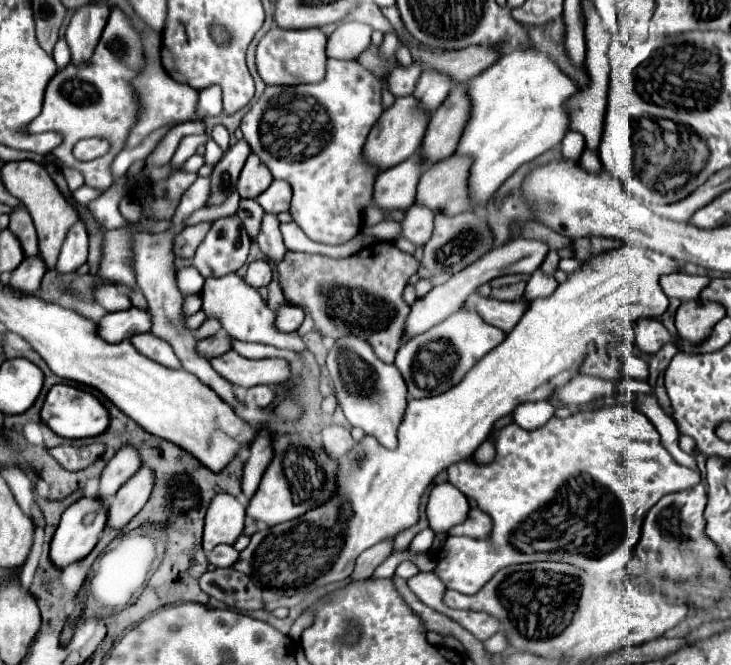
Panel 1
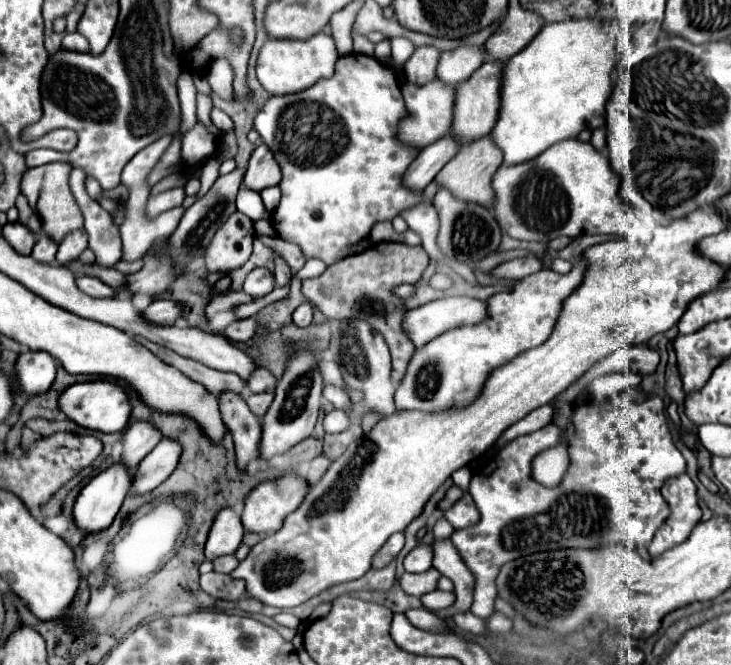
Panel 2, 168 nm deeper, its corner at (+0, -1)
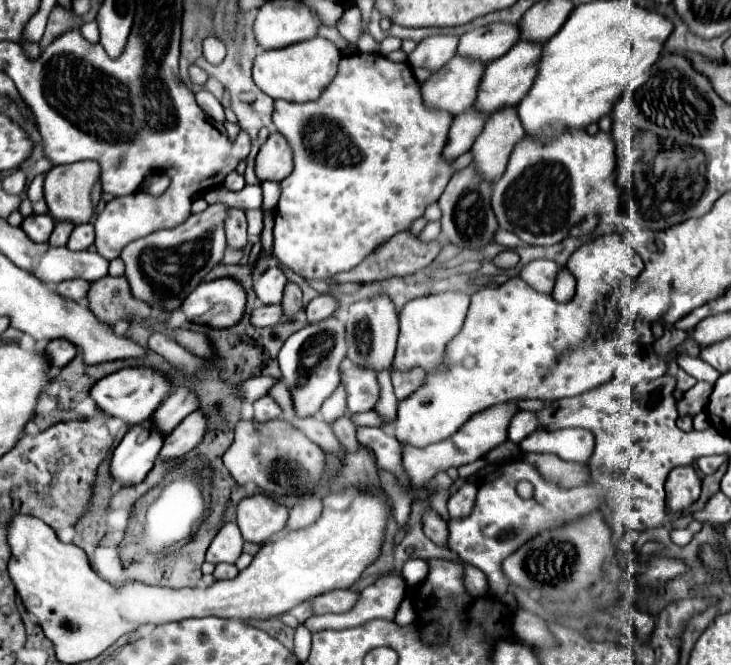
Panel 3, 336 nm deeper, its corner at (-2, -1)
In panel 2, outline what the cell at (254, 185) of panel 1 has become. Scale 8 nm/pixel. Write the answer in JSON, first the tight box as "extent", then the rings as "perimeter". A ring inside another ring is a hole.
{"extent":[242,145,282,193],"perimeter":[[[258,145],[248,161],[248,169],[246,169],[242,185],[246,189],[260,193],[266,187],[278,185],[280,179],[282,179],[280,167],[278,167],[274,155],[270,153],[270,149],[266,145]]]}

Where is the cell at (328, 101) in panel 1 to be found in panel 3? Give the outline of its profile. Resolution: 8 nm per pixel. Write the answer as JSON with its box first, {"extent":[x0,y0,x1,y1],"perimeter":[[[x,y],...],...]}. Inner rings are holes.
{"extent":[272,51,454,279],"perimeter":[[[358,51],[358,55],[346,55],[340,59],[340,67],[338,67],[338,75],[334,77],[334,81],[324,89],[324,93],[320,95],[320,99],[316,101],[308,101],[308,103],[290,103],[290,101],[274,101],[274,127],[288,137],[292,149],[294,149],[294,171],[290,173],[290,177],[280,181],[280,201],[276,205],[274,211],[274,245],[272,251],[274,255],[294,273],[302,275],[304,279],[330,279],[342,271],[350,271],[352,267],[360,265],[370,253],[374,253],[382,243],[386,243],[388,239],[392,239],[396,233],[400,231],[408,231],[410,225],[420,219],[426,211],[426,207],[434,201],[440,199],[444,187],[448,185],[450,177],[454,175],[454,161],[444,159],[442,151],[448,139],[448,129],[452,123],[452,115],[448,111],[438,111],[438,109],[430,109],[424,105],[422,93],[420,93],[420,83],[412,73],[412,67],[408,63],[394,63],[390,59],[386,59],[382,53],[362,53]]]}

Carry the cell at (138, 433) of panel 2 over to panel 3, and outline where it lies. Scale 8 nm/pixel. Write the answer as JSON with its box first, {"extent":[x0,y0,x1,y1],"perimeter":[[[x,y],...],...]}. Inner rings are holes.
{"extent":[152,385,198,433],"perimeter":[[[182,385],[174,393],[170,393],[168,399],[156,409],[152,421],[156,427],[160,427],[162,433],[170,433],[186,415],[190,415],[196,409],[198,409],[196,393]]]}

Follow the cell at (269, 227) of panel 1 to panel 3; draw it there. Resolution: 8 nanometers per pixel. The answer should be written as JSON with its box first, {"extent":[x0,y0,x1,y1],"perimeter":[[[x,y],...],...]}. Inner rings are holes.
{"extent":[282,283,304,321],"perimeter":[[[288,283],[286,285],[286,291],[284,291],[284,299],[282,299],[282,305],[284,305],[284,313],[290,321],[296,319],[298,313],[304,311],[304,303],[302,303],[302,291],[296,283]]]}

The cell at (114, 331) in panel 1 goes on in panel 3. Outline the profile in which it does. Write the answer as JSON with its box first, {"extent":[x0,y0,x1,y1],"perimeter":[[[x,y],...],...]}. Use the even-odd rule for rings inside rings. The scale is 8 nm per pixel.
{"extent":[180,277,246,329],"perimeter":[[[230,277],[204,281],[186,297],[180,309],[192,323],[226,329],[244,317],[246,289]]]}

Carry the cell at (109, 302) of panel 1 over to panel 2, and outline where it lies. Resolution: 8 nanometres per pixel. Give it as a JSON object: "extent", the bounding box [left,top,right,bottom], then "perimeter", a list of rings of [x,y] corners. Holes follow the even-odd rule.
{"extent":[76,275,118,297],"perimeter":[[[80,275],[76,279],[76,285],[78,285],[78,289],[82,289],[90,297],[118,297],[118,293],[112,287],[108,287],[106,283],[102,283],[98,277]]]}

